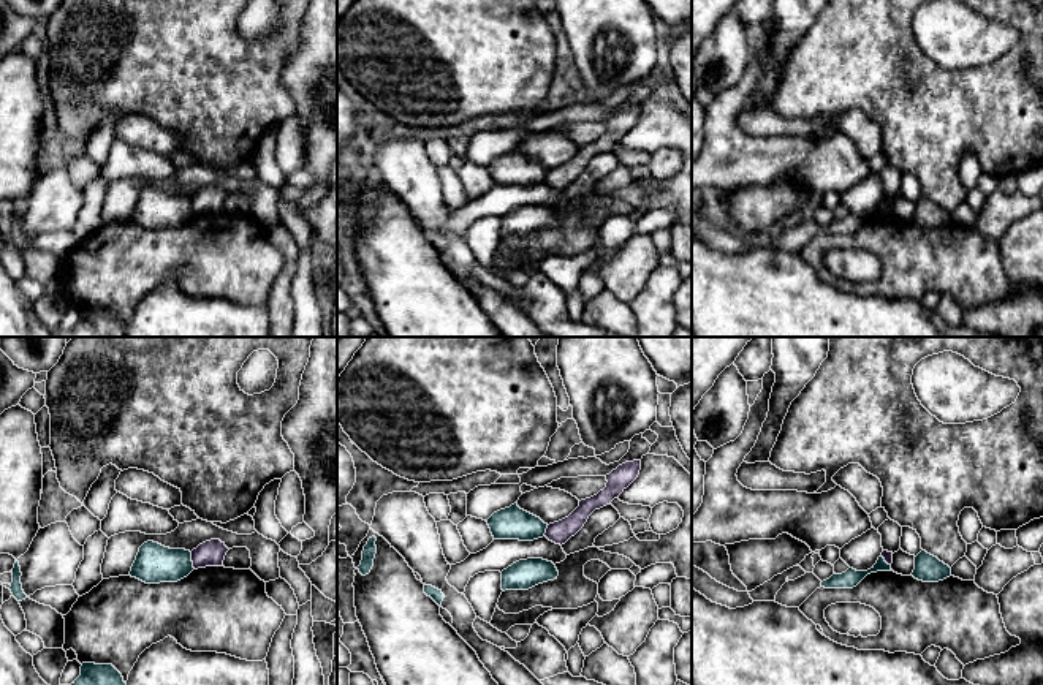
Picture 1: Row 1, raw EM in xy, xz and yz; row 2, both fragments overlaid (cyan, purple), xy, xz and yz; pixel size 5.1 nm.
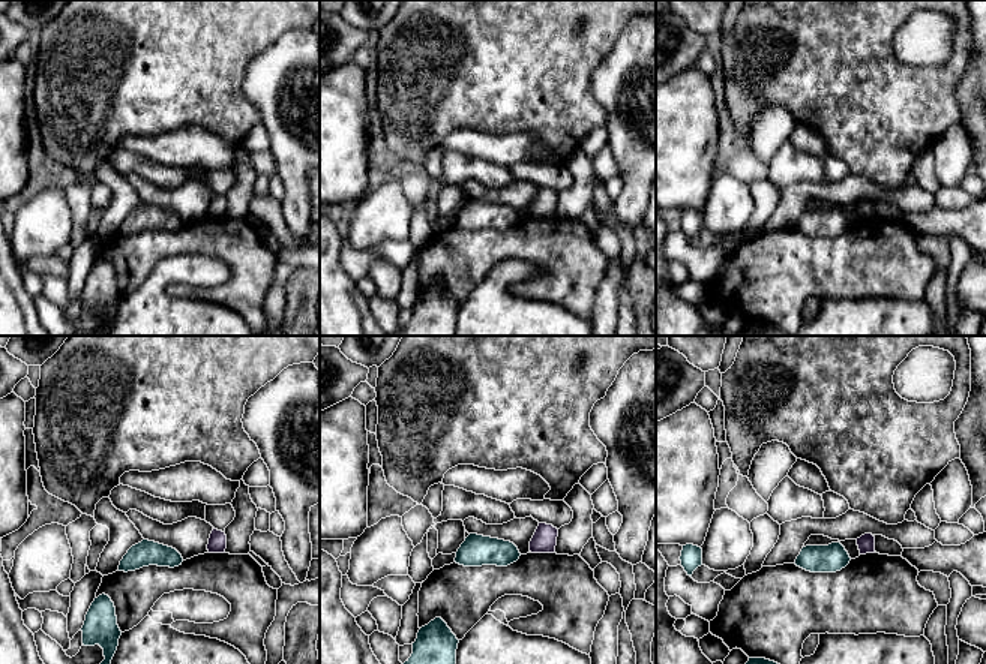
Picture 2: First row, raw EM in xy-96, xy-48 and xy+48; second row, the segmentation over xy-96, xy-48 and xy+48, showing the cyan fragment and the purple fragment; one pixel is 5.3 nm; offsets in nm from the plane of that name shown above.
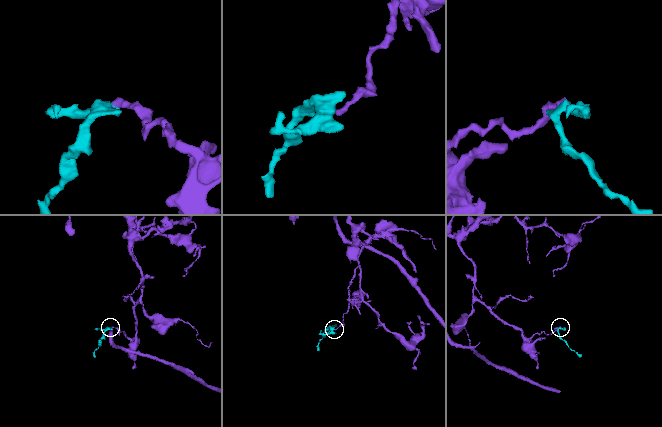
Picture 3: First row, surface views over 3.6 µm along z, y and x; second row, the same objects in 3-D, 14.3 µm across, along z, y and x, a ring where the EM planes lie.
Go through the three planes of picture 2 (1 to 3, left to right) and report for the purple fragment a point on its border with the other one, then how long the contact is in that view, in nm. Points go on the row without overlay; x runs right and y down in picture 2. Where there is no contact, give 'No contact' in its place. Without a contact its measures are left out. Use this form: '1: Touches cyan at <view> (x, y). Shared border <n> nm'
1: No contact
2: No contact
3: No contact

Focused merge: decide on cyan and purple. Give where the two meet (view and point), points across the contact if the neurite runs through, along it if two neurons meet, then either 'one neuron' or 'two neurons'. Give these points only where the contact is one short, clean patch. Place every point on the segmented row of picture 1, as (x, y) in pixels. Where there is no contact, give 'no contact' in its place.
meets cyan in xy at (190, 560); border along xy (190, 552), (195, 568); two neurons

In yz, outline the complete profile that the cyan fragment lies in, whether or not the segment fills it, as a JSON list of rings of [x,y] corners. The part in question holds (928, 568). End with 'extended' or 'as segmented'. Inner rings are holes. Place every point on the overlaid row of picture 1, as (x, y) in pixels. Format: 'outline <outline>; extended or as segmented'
outline [[[921,551],[915,557],[915,570],[912,576],[923,582],[939,582],[951,576],[951,568],[937,557]]]; as segmented

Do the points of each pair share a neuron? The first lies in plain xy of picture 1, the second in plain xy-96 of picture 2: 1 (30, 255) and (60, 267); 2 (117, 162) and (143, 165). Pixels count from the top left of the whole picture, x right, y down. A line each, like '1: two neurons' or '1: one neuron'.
1: two neurons
2: one neuron

